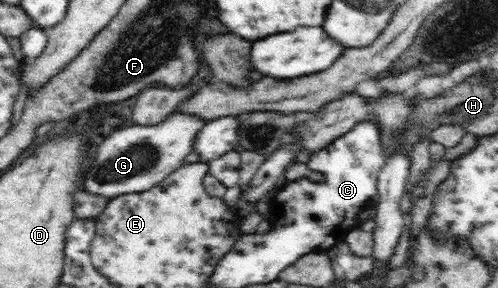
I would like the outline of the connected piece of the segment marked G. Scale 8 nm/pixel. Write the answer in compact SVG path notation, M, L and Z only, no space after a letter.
M176 110L157 124L124 126L102 138L90 173L86 173L85 189L78 191L74 215L78 218L96 218L112 198L145 192L165 181L170 173L183 165L186 155L192 153L194 137L198 136L207 122L194 113Z

